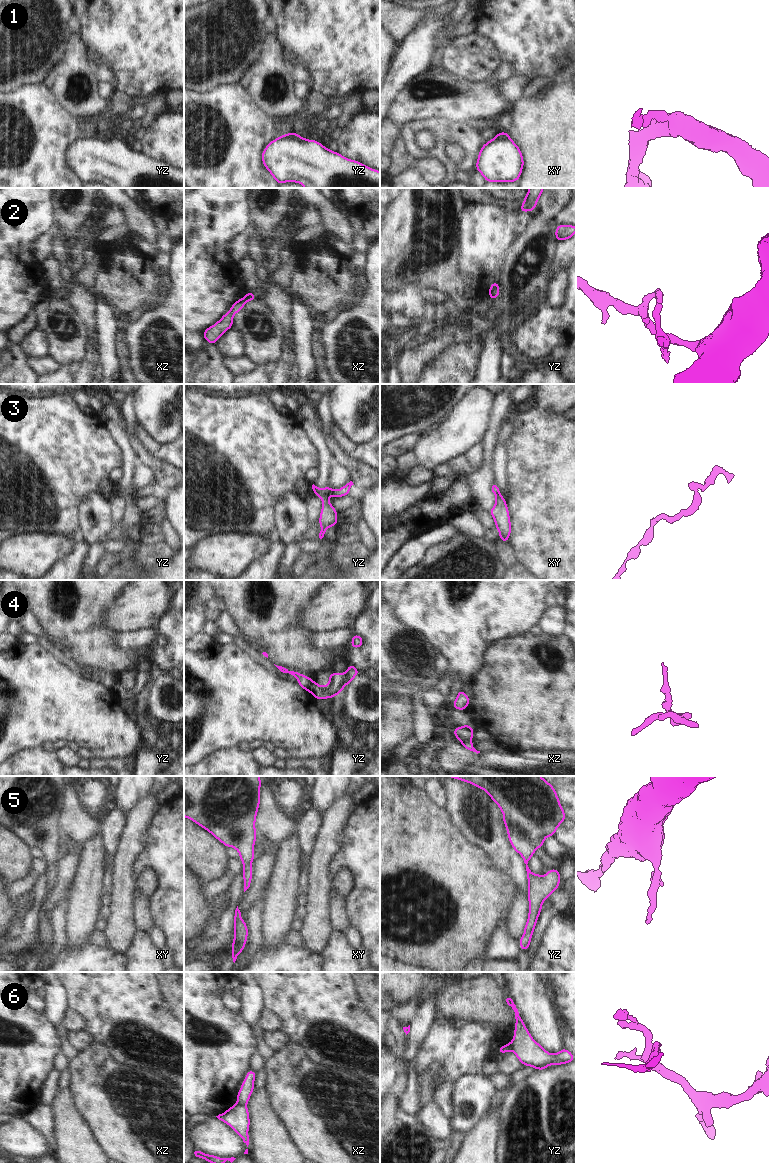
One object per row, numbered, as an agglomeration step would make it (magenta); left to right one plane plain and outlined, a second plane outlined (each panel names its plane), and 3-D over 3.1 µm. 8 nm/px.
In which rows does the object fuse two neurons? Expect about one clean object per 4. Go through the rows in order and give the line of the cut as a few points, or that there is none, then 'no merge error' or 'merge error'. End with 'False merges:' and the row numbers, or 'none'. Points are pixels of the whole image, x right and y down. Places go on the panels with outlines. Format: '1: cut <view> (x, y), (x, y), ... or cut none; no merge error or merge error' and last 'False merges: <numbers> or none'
1: cut xy (509, 137), (494, 138), (492, 140); merge error
2: cut xz (243, 298), (245, 301); merge error
3: cut yz (328, 495), (321, 497); merge error
4: cut yz (345, 674), (344, 685); merge error
5: cut none; no merge error
6: cut xz (237, 1102), (245, 1106); merge error
False merges: 1, 2, 3, 4, 6

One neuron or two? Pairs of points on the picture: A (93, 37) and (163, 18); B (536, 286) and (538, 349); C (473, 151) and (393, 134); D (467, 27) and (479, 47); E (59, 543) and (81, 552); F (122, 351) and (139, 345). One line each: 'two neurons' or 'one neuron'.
A: one neuron
B: two neurons
C: two neurons
D: two neurons
E: two neurons
F: two neurons

